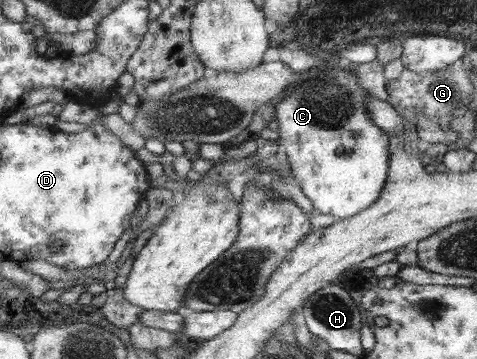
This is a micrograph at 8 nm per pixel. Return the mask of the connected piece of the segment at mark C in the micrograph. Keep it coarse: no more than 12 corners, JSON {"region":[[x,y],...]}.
{"region":[[340,62],[278,102],[279,145],[320,213],[381,197],[390,139]]}

